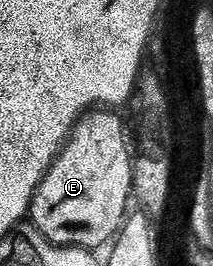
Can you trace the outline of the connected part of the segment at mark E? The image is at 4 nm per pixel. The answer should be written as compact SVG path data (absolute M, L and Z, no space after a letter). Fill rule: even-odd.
M89 109L76 120L56 160L48 166L28 205L31 226L60 247L97 249L120 230L133 194L132 151L126 123L112 109Z

